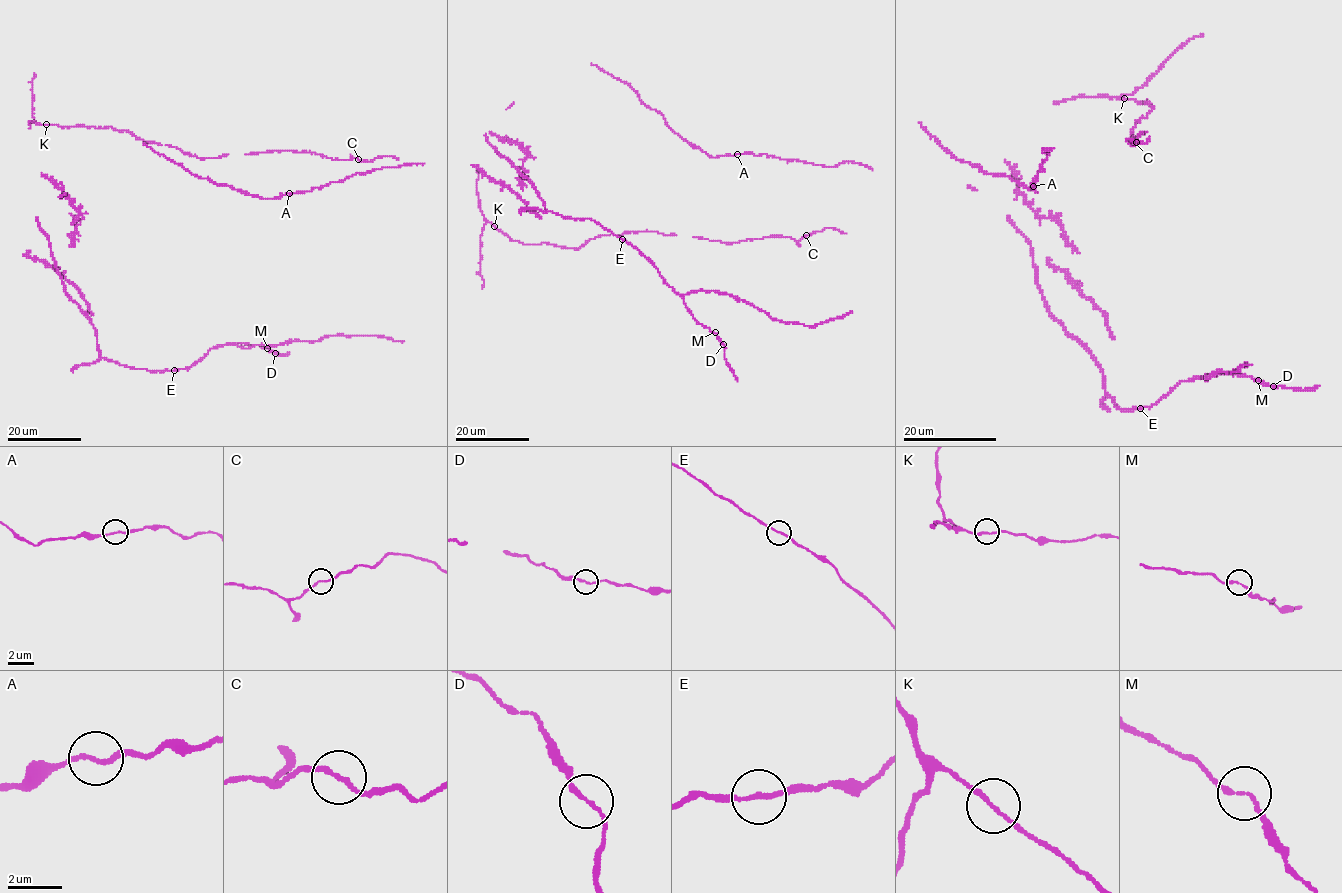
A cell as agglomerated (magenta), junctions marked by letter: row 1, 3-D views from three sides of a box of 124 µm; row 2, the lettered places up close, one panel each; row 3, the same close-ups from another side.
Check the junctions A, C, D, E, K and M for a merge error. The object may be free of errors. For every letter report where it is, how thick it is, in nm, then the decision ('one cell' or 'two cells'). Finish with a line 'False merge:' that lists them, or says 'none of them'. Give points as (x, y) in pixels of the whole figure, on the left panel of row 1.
A: (289, 193) | 150 nm | one cell
C: (358, 159) | 140 nm | one cell
D: (275, 353) | 140 nm | one cell
E: (174, 370) | 140 nm | one cell
K: (46, 124) | 150 nm | one cell
M: (267, 348) | 150 nm | one cell
False merge: none of them

